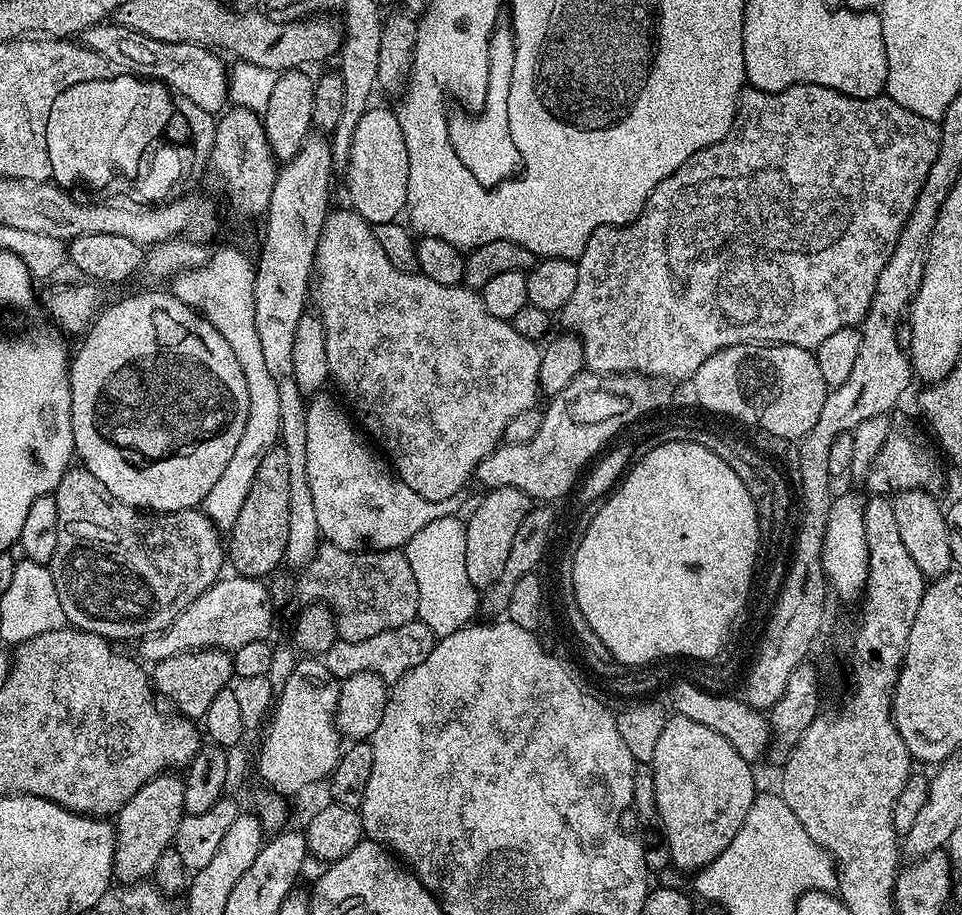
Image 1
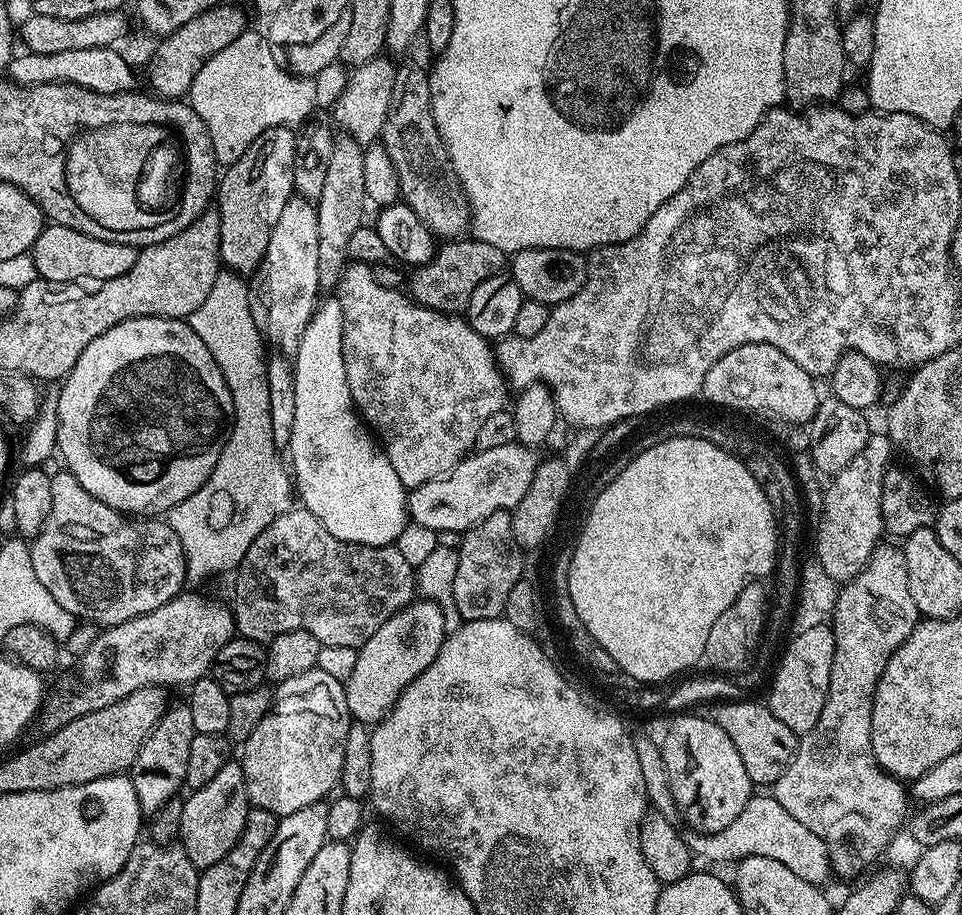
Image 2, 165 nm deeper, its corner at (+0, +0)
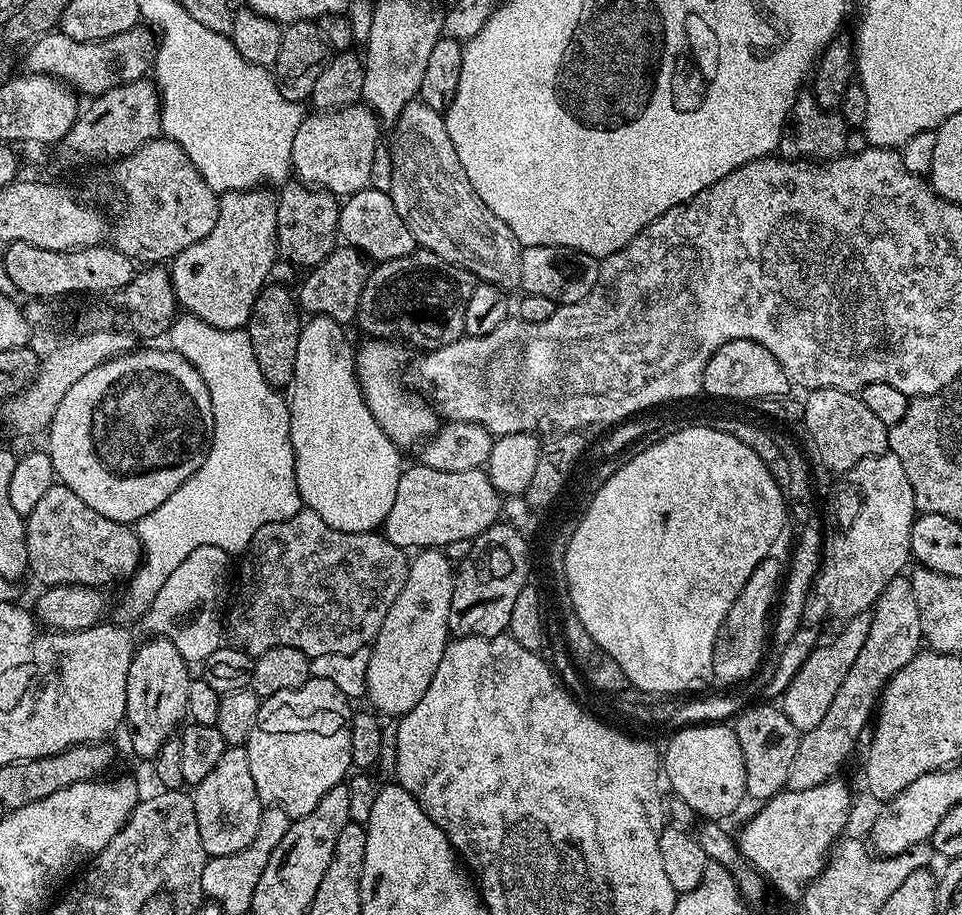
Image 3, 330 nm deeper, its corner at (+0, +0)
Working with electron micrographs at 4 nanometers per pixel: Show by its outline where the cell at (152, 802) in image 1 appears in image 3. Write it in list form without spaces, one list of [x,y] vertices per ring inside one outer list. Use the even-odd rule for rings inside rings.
[[[164,636],[148,638],[145,644],[141,643],[132,653],[130,670],[126,674],[124,719],[126,728],[132,731],[132,748],[138,755],[155,758],[163,744],[172,738],[177,729],[185,723],[188,714],[188,691],[190,690],[190,673],[188,671],[190,671],[190,665],[184,659],[181,645],[170,642]]]

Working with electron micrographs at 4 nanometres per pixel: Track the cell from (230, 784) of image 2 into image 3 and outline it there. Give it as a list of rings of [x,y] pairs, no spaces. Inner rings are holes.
[[[244,746],[225,747],[222,759],[194,786],[191,793],[194,802],[194,814],[198,814],[198,835],[202,837],[202,846],[209,858],[225,856],[226,854],[238,854],[238,850],[246,850],[250,842],[254,842],[254,834],[258,834],[258,822],[262,805],[258,798],[258,786],[254,786],[254,778],[250,775],[250,758],[248,749]]]

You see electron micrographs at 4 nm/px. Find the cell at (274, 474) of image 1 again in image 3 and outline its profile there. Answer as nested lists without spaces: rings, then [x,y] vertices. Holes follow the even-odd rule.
[[[275,282],[265,284],[264,289],[256,296],[254,310],[250,310],[246,331],[250,346],[254,346],[254,358],[258,358],[258,370],[262,370],[262,378],[266,378],[266,382],[270,382],[274,389],[284,390],[292,383],[301,327],[302,312],[293,289],[291,292]]]

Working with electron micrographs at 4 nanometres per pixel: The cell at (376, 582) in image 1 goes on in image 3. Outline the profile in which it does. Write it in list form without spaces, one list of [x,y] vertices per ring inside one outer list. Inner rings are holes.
[[[301,507],[299,512],[286,518],[282,522],[270,522],[254,534],[247,552],[243,553],[240,564],[240,589],[235,589],[234,599],[226,612],[226,636],[235,647],[241,648],[248,656],[253,658],[266,654],[266,650],[274,650],[274,646],[294,646],[294,650],[302,650],[309,658],[318,654],[354,654],[354,650],[368,648],[376,639],[378,630],[382,630],[382,622],[386,622],[386,614],[390,606],[394,606],[394,598],[402,594],[408,577],[409,557],[405,549],[394,546],[379,531],[371,532],[347,532],[346,530],[334,530],[334,526],[326,526],[318,514],[314,514],[309,508]]]

